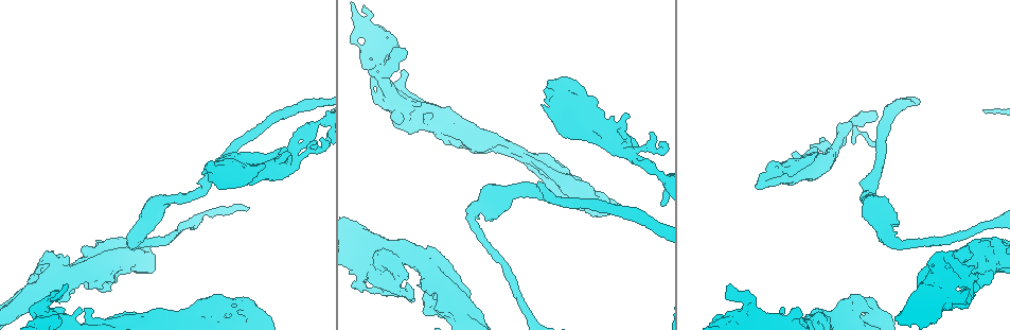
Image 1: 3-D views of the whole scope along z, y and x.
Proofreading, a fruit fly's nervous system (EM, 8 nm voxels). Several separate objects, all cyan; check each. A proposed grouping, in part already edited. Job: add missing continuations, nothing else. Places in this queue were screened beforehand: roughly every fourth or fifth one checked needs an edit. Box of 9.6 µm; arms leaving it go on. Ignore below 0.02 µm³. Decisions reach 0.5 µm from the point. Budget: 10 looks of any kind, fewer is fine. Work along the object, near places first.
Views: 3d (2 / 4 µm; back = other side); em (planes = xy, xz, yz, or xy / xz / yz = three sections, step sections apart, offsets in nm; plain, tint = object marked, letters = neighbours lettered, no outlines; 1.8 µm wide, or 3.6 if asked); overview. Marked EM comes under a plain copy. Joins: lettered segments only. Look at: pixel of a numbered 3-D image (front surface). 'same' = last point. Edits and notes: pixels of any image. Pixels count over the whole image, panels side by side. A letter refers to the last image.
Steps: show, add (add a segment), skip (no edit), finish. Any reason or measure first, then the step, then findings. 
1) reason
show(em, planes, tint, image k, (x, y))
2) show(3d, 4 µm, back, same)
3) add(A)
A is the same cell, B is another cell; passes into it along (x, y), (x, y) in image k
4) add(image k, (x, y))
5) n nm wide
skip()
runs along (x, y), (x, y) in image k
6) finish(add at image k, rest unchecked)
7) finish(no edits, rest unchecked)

show(3d, 2 µm, image 1, (436, 306))

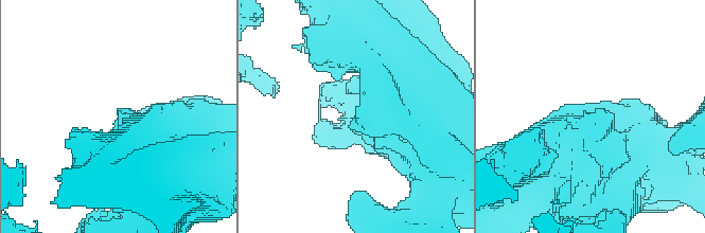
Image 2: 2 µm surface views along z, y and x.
show(em, 3.6 µm, planes, letters, image 2, (597, 108))

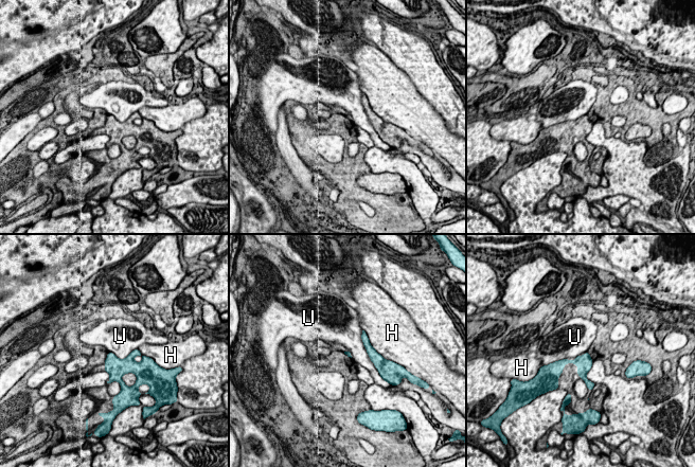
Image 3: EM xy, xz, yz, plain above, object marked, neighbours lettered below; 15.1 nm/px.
skip()
H and U are other cells; border along (362, 329), (362, 344), (379, 372) in image 3; none of them fits

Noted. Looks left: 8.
branch stops here
show(em, planes, letters, image 1, (839, 303))

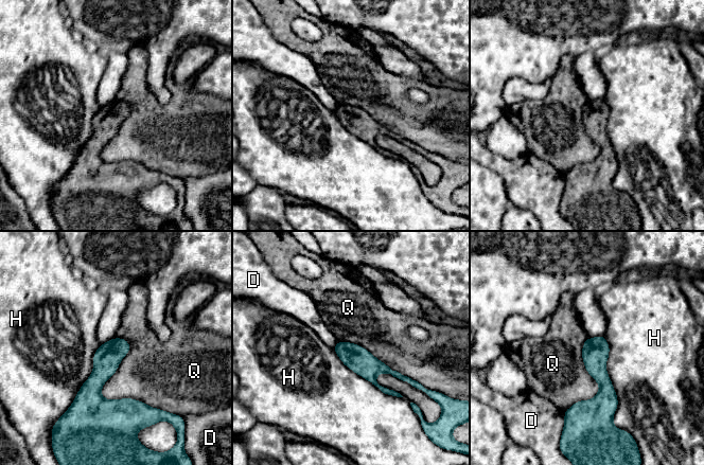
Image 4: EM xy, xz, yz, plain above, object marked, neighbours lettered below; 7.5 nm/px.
200 nm wide
skip()
D, H and Q are other cells; runs along (601, 338), (603, 394), (583, 413) in image 4; no lettered segment goes on from it

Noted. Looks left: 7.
an open end
show(em, planes, tint, image 1, (782, 172))

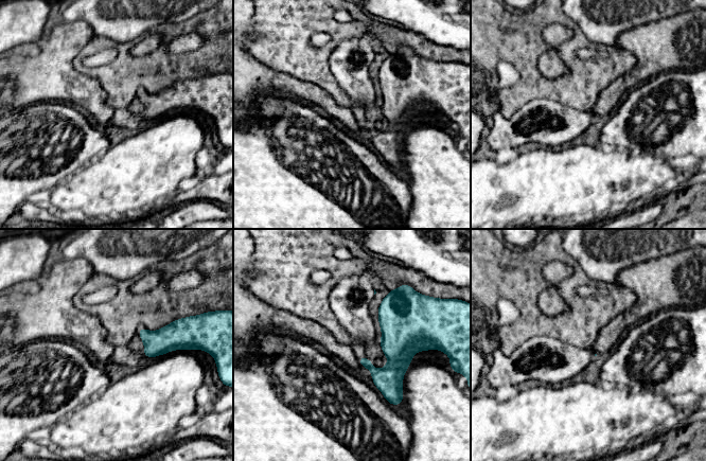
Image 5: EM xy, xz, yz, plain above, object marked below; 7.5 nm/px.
what lies round it
show(em, planes, letters, same)

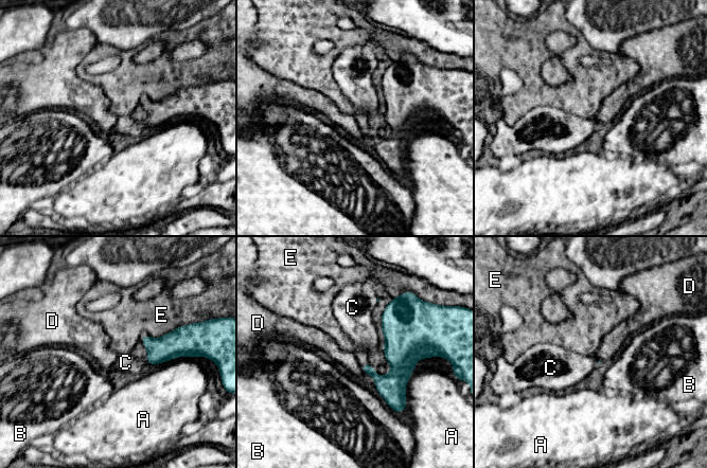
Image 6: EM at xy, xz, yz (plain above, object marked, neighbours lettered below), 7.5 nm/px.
A touches over 440 nm
add(C)
C is the same cell, A, B, D and E are other cells; it goes on there

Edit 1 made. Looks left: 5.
sharp bend
show(em, xz, step 8, letters, image 1, (734, 312))

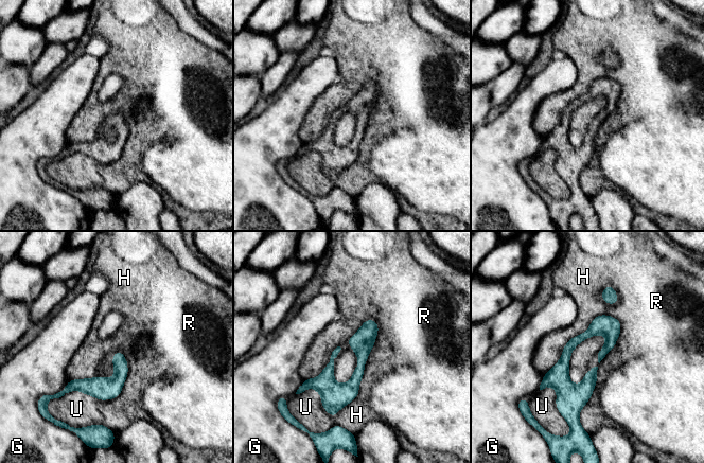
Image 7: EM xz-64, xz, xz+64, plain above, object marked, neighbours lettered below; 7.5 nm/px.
show(em, planes, letters, same)

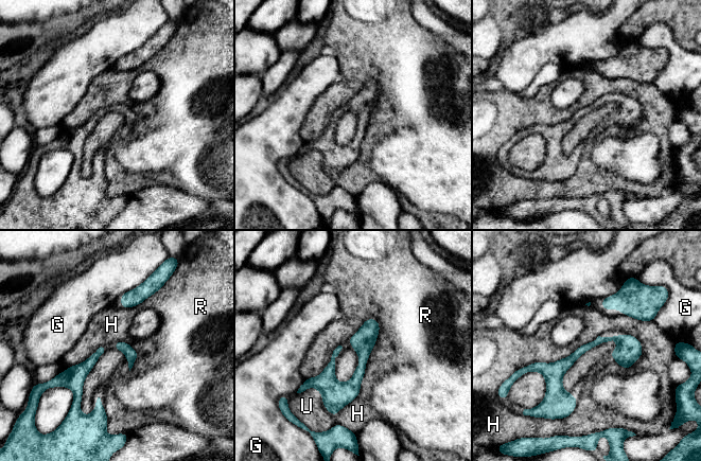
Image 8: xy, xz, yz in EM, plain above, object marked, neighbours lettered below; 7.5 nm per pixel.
70 nm wide
skip()
G, H, R and U are other cells; border along (593, 339), (565, 357), (520, 368) in image 8; no lettered segment goes on from it

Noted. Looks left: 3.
finish(add at image 6, rest unchecked)

